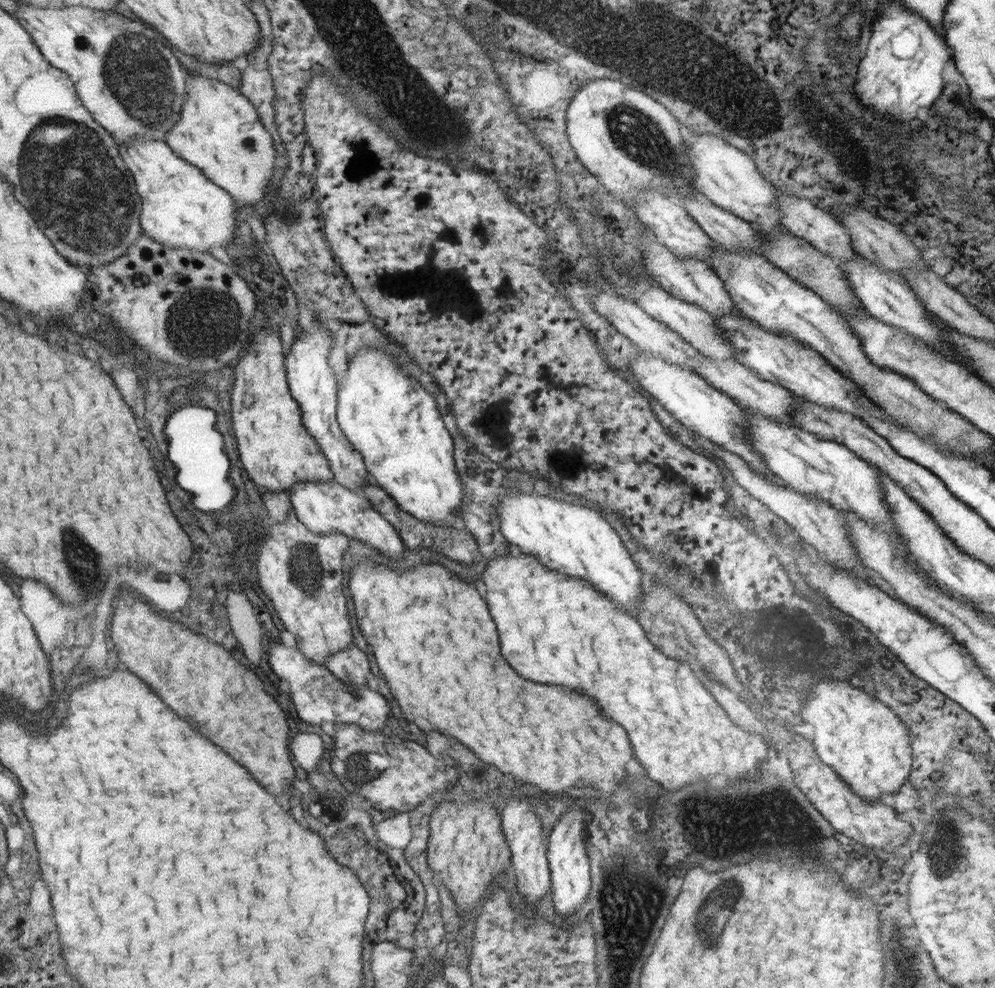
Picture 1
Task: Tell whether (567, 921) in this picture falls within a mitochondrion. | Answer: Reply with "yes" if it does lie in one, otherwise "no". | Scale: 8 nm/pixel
no

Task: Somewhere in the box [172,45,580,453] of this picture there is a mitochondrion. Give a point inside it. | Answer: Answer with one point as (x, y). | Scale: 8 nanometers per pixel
(251, 144)

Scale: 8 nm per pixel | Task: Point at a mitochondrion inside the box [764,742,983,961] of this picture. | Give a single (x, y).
(950, 854)

